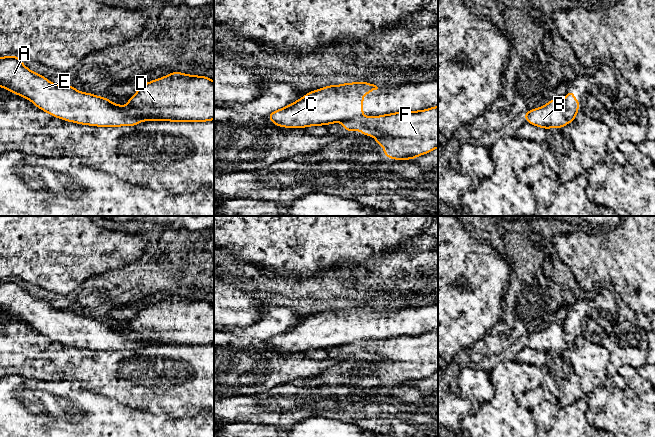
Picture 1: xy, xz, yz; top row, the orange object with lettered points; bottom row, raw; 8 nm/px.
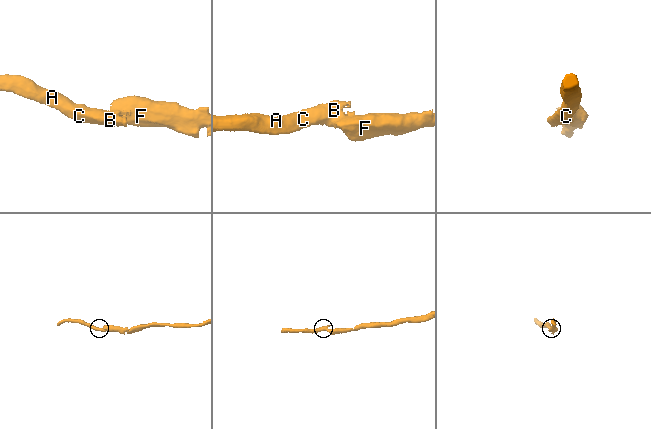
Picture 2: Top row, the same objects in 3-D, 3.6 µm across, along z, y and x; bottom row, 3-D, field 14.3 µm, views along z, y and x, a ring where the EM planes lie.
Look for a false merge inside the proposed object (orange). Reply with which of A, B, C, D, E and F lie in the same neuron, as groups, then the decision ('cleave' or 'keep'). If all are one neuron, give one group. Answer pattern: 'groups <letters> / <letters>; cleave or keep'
groups A B C E / D F; cleave

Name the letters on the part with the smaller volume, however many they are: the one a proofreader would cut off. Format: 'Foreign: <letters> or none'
Foreign: A, B, C, E

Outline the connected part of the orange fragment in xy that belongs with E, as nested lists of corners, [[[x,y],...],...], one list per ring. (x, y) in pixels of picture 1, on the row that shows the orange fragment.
[[[17,56],[0,57],[0,87],[30,100],[39,109],[68,122],[77,124],[118,127],[136,126],[142,121],[158,121],[157,119],[141,119],[129,114],[129,107],[111,102],[106,97],[99,97],[91,93],[76,90],[71,85],[56,85],[44,76],[29,70],[21,58]]]

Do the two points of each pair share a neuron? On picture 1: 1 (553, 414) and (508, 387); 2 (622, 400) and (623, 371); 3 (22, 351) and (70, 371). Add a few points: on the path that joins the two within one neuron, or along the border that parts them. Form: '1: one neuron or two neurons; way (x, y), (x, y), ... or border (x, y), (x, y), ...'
1: two neurons; border (530, 412), (536, 426)
2: two neurons; border (618, 374), (634, 392), (638, 394), (643, 392)
3: one neuron; way (34, 356), (46, 359), (50, 363), (58, 363)

